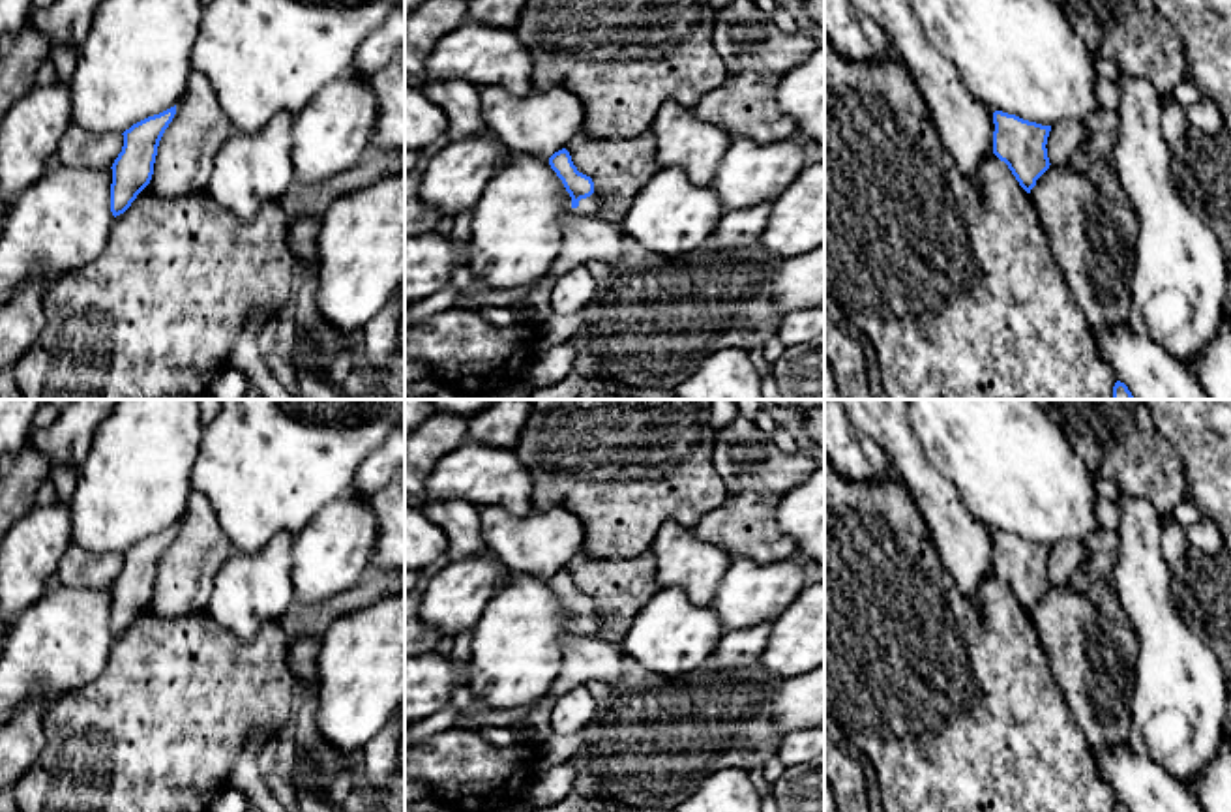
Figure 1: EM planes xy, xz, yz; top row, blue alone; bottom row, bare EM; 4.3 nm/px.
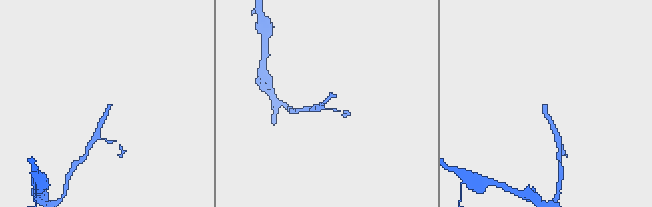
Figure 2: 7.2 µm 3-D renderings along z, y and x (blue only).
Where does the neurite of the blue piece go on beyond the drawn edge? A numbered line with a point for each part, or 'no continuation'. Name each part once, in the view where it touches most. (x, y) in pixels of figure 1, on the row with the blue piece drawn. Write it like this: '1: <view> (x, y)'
1: xz (594, 203)

